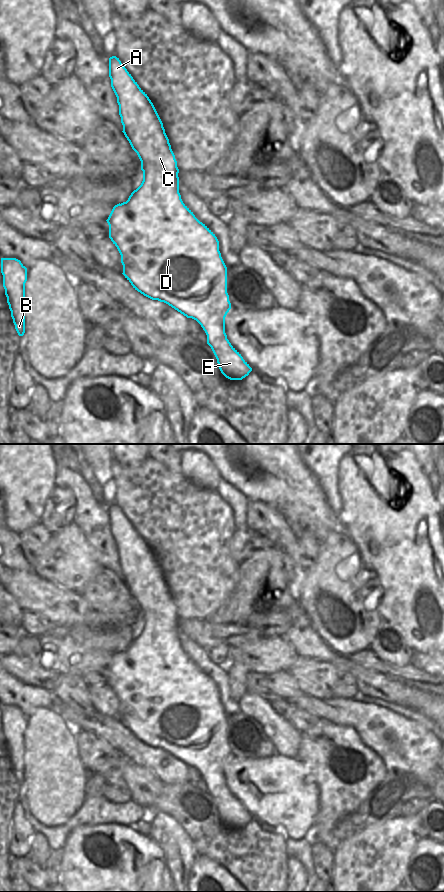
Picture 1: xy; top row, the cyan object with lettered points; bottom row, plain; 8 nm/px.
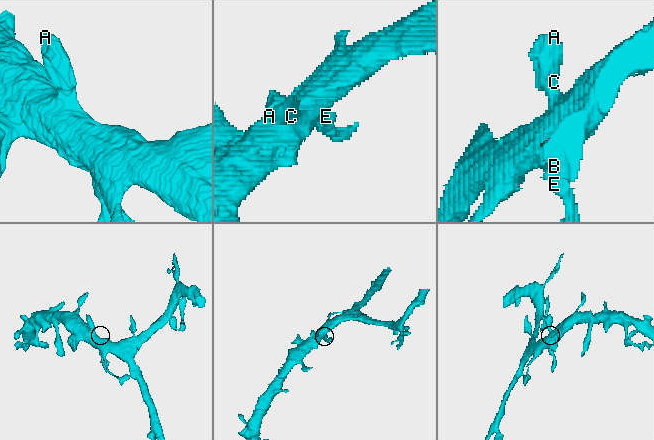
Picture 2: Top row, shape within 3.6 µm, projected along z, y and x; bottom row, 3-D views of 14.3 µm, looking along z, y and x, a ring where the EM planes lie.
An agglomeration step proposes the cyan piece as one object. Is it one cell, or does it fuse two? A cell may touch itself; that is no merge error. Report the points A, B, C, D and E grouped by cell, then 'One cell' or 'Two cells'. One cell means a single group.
Groups: A B C D E. One cell

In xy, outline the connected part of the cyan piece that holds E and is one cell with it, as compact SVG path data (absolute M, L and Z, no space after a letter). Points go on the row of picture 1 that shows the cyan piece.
M109 58L111 87L117 97L123 133L141 161L143 181L128 200L115 205L106 220L109 238L121 255L123 275L133 288L144 296L164 302L186 316L196 320L207 335L221 373L230 380L242 380L252 371L241 354L231 345L225 333L225 317L231 309L227 293L227 267L219 251L215 234L183 203L179 193L179 169L163 123L147 94L139 87L119 58Z

